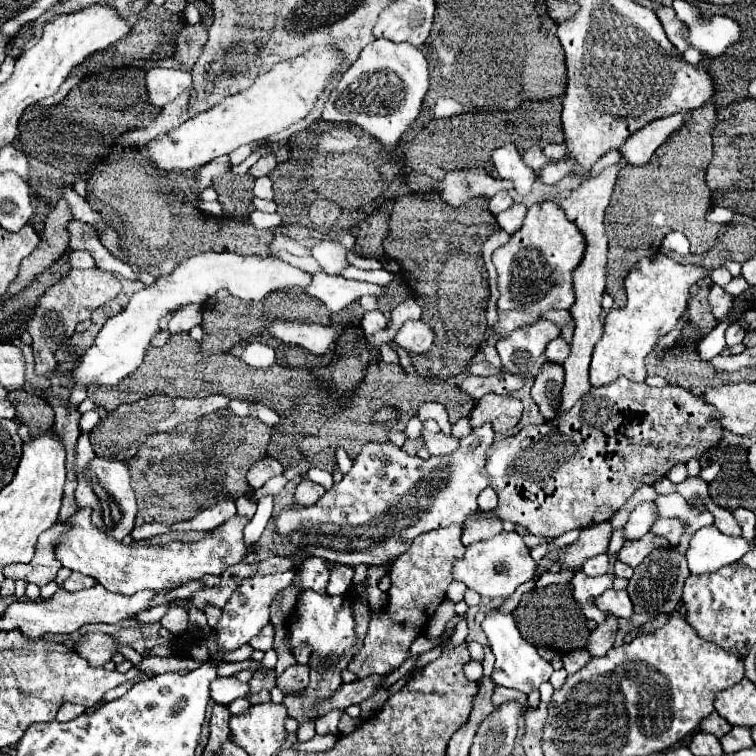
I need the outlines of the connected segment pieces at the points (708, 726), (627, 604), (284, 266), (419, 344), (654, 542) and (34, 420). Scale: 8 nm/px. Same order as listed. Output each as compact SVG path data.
M713 711L711 715L707 715L707 717L701 721L701 731L711 733L711 735L715 735L715 737L723 737L725 733L731 731L731 725L729 725L719 713Z
M609 589L609 591L605 591L605 595L597 597L595 603L603 613L611 613L619 619L629 619L633 615L633 603L625 589L621 589L621 591Z
M197 253L189 259L183 259L173 273L157 277L153 285L137 291L131 297L129 305L103 325L93 347L87 349L87 353L81 357L81 363L73 369L73 383L83 383L85 387L89 387L91 383L117 385L121 379L125 379L139 367L137 361L143 361L143 355L151 345L151 339L161 333L159 319L179 309L181 305L203 305L219 289L229 289L229 293L239 299L261 301L265 295L277 289L281 291L291 287L307 287L309 281L311 279L303 269L297 269L275 257L243 257L237 253Z
M409 319L397 333L395 339L403 349L415 353L427 353L433 347L435 331L421 319Z
M647 533L637 541L625 541L621 551L617 553L617 559L623 563L629 563L631 567L637 567L645 559L645 555L649 555L649 551L653 551L655 547L667 547L667 545L669 541L661 539L659 535Z
M13 389L9 393L9 399L17 409L17 421L25 423L31 433L47 431L53 427L55 413L41 397L31 395L25 389Z

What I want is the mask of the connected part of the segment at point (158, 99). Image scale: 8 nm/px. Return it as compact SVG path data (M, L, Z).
M147 69L145 101L153 107L165 107L191 85L191 73L183 69Z

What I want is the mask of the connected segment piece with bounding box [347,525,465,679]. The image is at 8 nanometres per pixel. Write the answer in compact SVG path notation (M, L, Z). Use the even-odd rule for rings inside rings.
M449 525L435 531L421 533L405 551L391 563L391 587L387 591L387 603L381 611L371 611L369 629L363 641L363 649L357 651L349 661L349 671L355 673L357 679L365 679L371 675L387 675L403 665L411 655L411 641L425 633L429 619L433 617L439 603L445 599L447 587L453 581L451 569L457 559L465 553L465 545L461 543L463 525Z

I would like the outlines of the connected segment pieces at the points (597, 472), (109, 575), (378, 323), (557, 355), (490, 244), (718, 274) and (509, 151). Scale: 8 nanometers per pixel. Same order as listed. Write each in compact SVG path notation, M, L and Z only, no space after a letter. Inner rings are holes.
M621 377L609 385L593 387L559 419L547 421L541 427L527 425L519 433L493 443L487 453L485 469L491 479L491 487L499 495L497 515L501 515L503 521L521 523L537 537L551 539L577 527L591 527L609 521L611 515L641 485L653 485L659 477L667 475L673 465L687 463L691 457L701 457L709 447L717 445L717 441L723 437L723 429L713 421L713 415L717 415L717 411L701 397L695 397L675 385L655 389ZM529 435L569 435L569 439L573 439L573 451L569 451L565 459L557 459L549 475L533 479L533 475L521 467L521 459L525 459L525 451L529 451Z
M91 507L79 509L69 521L73 523L73 529L63 535L63 541L57 545L57 559L63 567L69 567L71 571L79 571L85 575L91 575L95 581L99 581L105 589L133 595L143 589L167 589L171 585L183 585L193 579L201 579L203 575L221 575L229 565L235 565L241 561L243 553L251 551L243 545L243 527L247 525L247 519L233 517L221 527L217 527L209 537L193 543L153 543L153 545L123 545L109 537L105 537L101 531L97 531L91 521Z
M379 309L367 311L367 313L363 315L363 319L361 319L361 327L363 327L363 331L365 331L367 335L383 329L385 325L387 325L387 317L385 317Z
M559 335L557 339L553 339L545 351L545 357L547 361L555 361L555 363L563 363L567 357L569 357L569 351L571 351L571 345L563 339L563 335Z
M499 229L499 231L495 231L495 233L485 241L485 245L483 245L483 261L485 261L485 265L491 263L493 251L495 251L497 247L501 247L503 243L507 243L507 239L509 239L509 235Z
M718 267L711 271L711 280L714 284L723 287L728 284L733 277L731 277L730 273L724 267Z
M503 145L493 151L493 163L501 179L509 179L515 183L515 189L521 197L525 197L531 191L531 185L535 181L535 171L529 169L517 151L515 145Z

